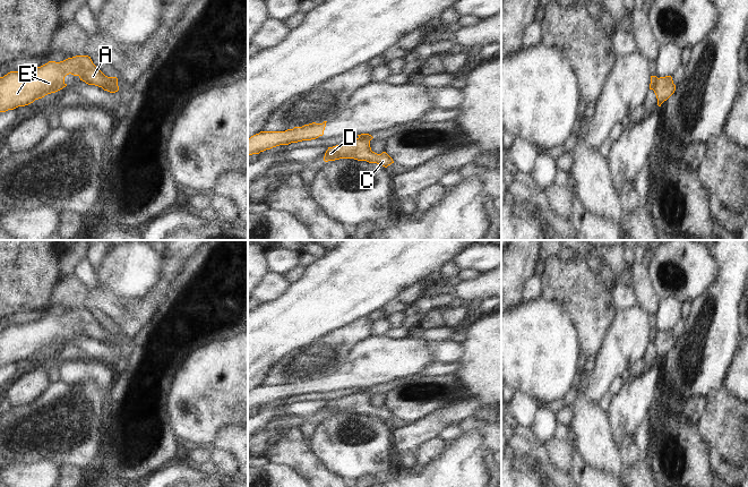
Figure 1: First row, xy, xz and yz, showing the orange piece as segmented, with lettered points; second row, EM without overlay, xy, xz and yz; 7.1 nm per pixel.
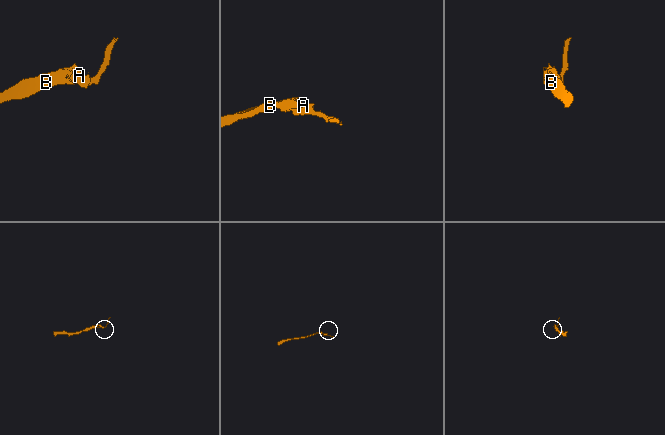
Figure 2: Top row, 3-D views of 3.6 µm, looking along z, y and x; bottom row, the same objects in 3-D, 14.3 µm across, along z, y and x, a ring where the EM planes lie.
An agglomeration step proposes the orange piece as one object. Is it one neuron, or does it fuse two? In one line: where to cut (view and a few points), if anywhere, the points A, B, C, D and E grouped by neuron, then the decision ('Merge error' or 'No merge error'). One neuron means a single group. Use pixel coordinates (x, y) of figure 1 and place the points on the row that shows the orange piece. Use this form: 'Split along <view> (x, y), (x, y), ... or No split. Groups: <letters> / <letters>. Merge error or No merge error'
Split along xy (102, 87), (115, 91). Groups: A B E / C D. Merge error.

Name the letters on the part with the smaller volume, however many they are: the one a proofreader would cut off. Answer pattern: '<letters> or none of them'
C, D.

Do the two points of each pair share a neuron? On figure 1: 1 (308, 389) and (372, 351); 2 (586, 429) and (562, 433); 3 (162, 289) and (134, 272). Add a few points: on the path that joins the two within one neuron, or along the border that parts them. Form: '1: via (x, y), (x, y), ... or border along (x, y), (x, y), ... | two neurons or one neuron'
1: via (324, 384), (346, 377), (357, 367) | one neuron
2: border along (568, 427), (572, 437) | two neurons
3: border along (165, 261), (162, 280), (142, 298) | two neurons

